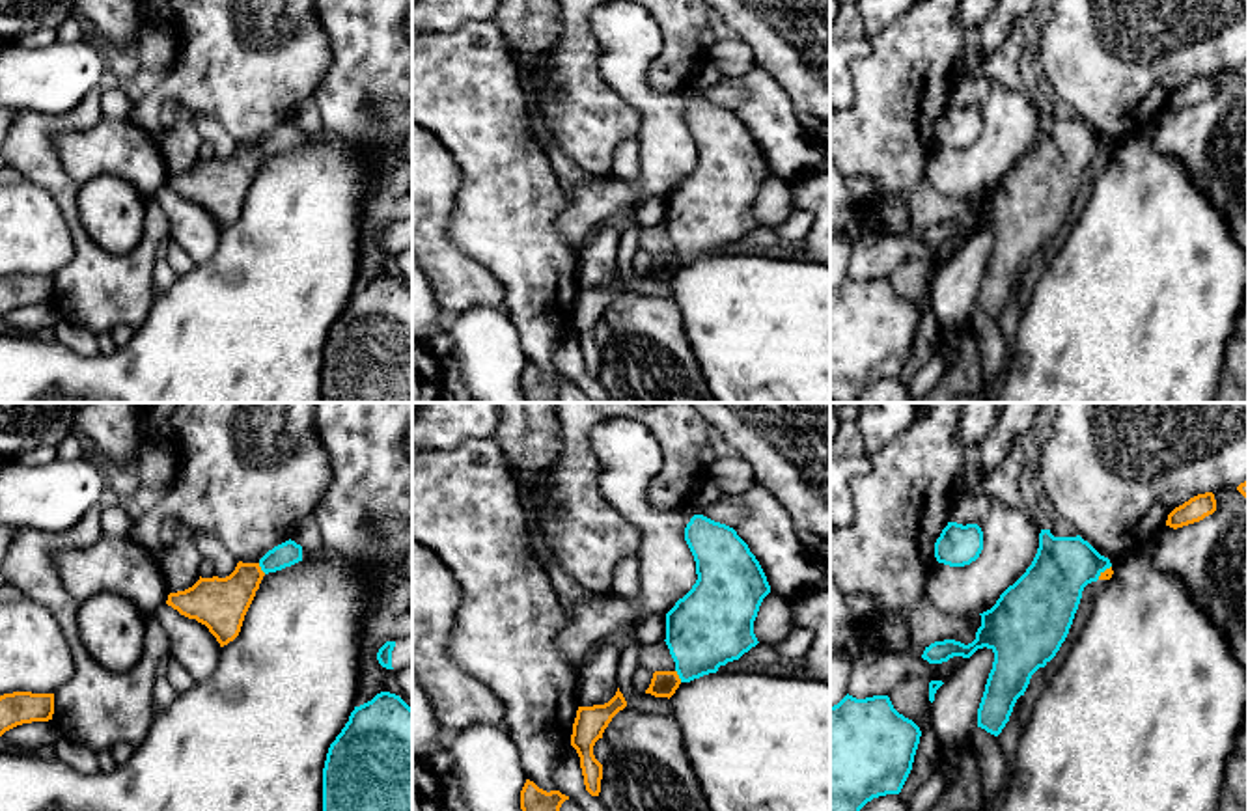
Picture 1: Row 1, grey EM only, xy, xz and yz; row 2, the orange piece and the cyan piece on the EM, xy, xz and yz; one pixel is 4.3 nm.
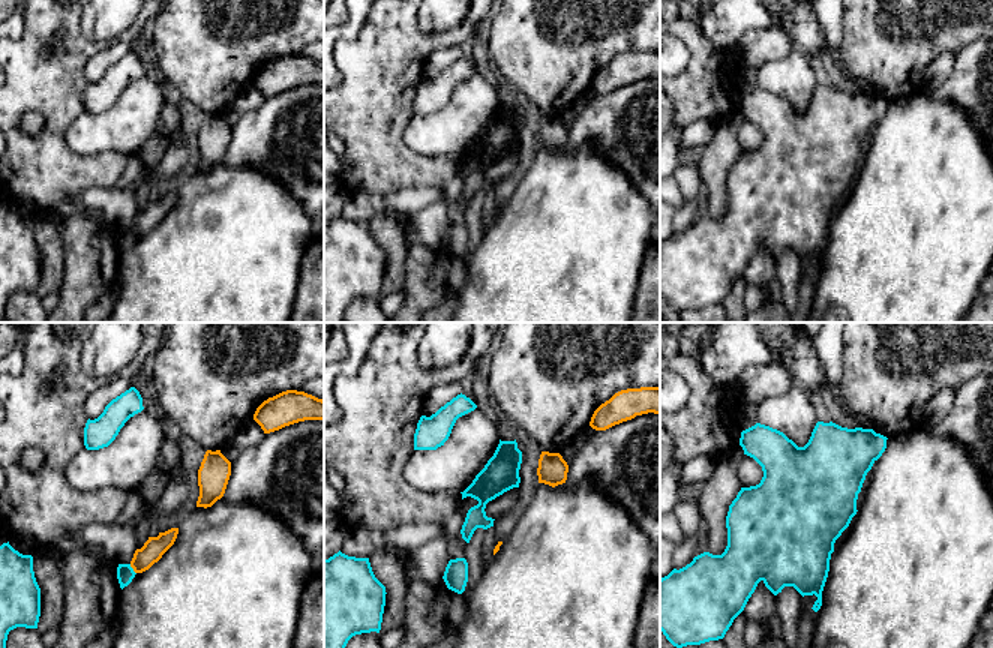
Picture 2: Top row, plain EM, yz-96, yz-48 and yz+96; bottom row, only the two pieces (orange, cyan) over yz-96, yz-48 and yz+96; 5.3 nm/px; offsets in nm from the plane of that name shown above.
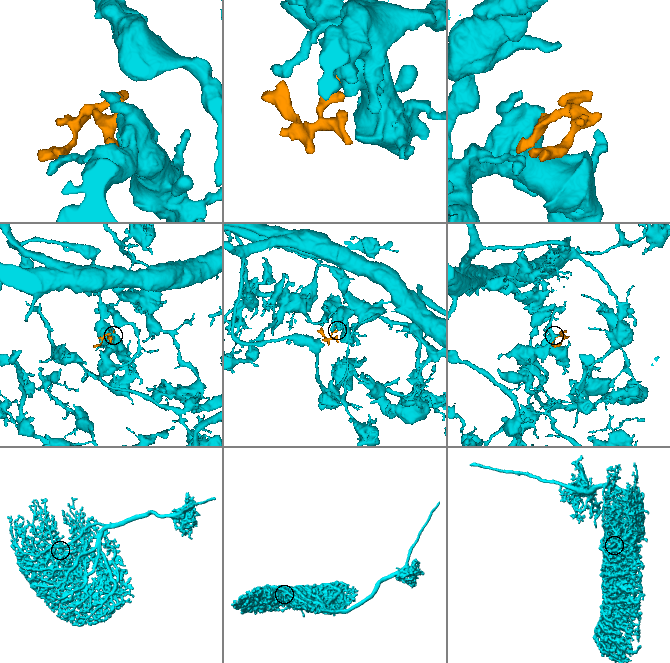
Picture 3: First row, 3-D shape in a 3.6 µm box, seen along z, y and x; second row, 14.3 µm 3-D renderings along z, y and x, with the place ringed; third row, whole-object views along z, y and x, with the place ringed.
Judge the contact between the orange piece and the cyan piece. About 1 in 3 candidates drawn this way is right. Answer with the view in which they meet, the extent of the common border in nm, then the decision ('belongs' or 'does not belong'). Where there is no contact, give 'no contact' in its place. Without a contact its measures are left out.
contact in xz; length 60 nm; does not belong

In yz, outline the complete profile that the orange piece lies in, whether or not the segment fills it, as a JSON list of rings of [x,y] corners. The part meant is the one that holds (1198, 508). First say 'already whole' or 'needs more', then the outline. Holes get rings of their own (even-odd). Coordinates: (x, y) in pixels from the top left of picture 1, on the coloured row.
already whole | [[[1213,492],[1198,494],[1175,507],[1166,520],[1166,526],[1177,529],[1194,522],[1203,520],[1205,516],[1216,511],[1216,500]]]

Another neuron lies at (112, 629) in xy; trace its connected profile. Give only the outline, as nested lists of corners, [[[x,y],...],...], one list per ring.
[[[108,591],[84,600],[76,613],[88,653],[116,673],[129,671],[142,656],[146,623],[132,600]]]

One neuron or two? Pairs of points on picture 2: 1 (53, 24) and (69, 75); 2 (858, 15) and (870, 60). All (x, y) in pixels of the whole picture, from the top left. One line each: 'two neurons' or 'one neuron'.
1: one neuron
2: one neuron

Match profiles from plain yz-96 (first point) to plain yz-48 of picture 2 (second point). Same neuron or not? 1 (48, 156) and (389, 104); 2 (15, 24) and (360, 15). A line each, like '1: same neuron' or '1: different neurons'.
1: same neuron
2: same neuron

